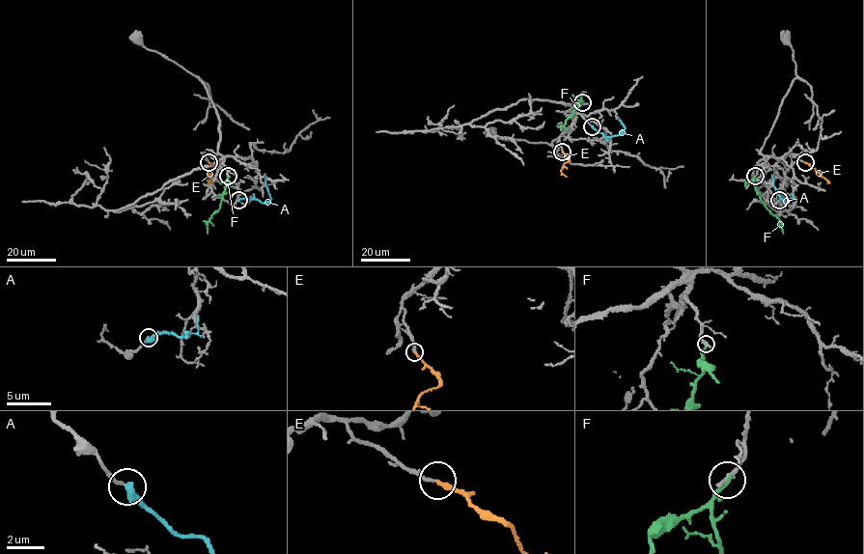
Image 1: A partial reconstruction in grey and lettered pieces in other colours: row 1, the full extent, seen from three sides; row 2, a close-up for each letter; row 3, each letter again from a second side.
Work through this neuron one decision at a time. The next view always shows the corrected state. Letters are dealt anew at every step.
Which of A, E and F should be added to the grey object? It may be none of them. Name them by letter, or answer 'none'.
E

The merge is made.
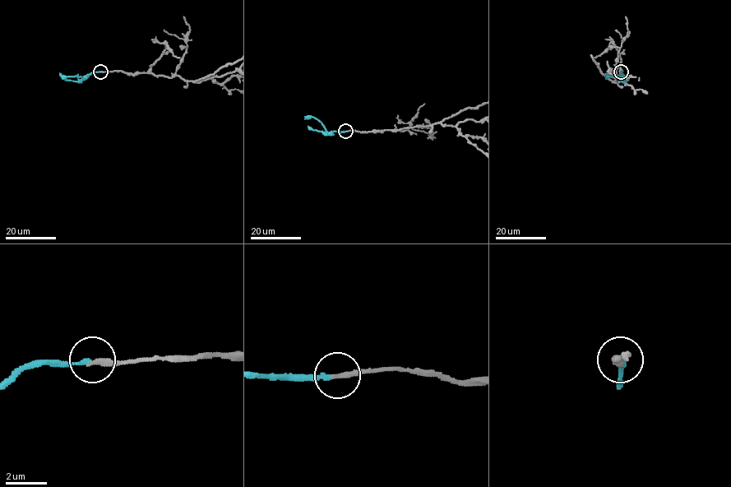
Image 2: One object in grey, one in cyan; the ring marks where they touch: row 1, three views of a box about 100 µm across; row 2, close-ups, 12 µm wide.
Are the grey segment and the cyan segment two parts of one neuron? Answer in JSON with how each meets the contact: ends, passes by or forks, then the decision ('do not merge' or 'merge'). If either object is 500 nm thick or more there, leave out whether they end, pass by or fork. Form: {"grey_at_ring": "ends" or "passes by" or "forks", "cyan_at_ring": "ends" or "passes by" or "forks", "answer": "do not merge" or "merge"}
{"grey_at_ring": "ends", "cyan_at_ring": "ends", "answer": "merge"}

